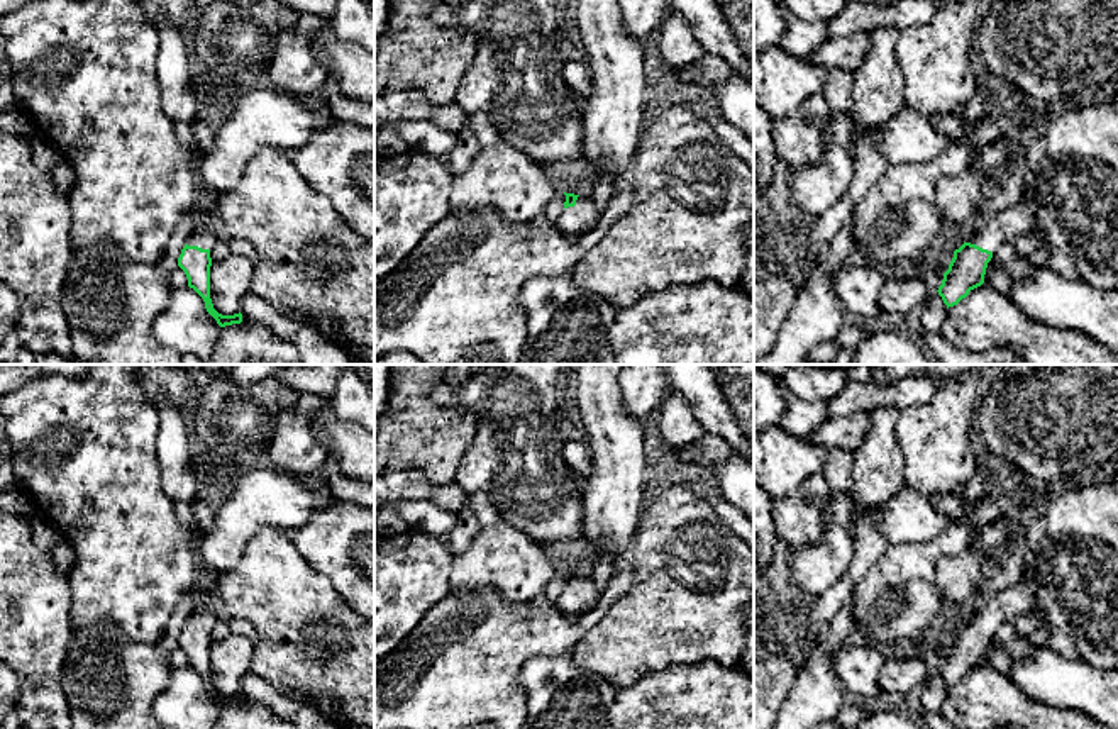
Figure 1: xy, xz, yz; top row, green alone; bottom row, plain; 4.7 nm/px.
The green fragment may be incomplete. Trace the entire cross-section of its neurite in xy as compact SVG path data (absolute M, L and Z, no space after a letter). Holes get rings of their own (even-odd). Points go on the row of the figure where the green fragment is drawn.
M195 227L186 239L185 248L178 258L178 266L188 278L188 287L193 288L205 302L207 312L217 320L220 327L241 324L242 314L222 315L213 309L210 298L210 249L219 242L213 231L208 227Z

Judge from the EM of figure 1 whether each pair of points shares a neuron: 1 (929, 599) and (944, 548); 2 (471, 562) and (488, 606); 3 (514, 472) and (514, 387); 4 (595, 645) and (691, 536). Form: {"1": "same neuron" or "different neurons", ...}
{"1": "same neuron", "2": "different neurons", "3": "same neuron", "4": "same neuron"}

